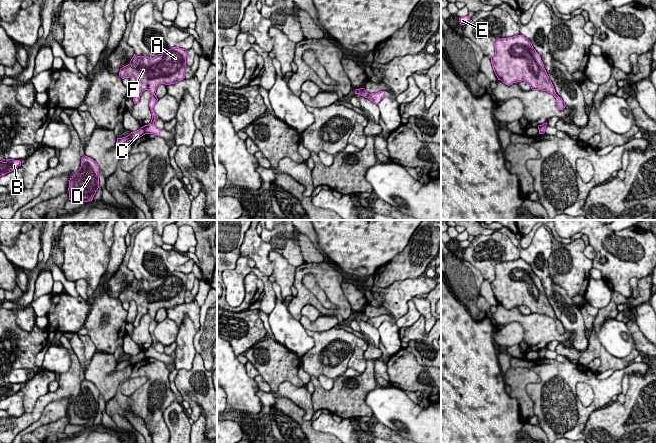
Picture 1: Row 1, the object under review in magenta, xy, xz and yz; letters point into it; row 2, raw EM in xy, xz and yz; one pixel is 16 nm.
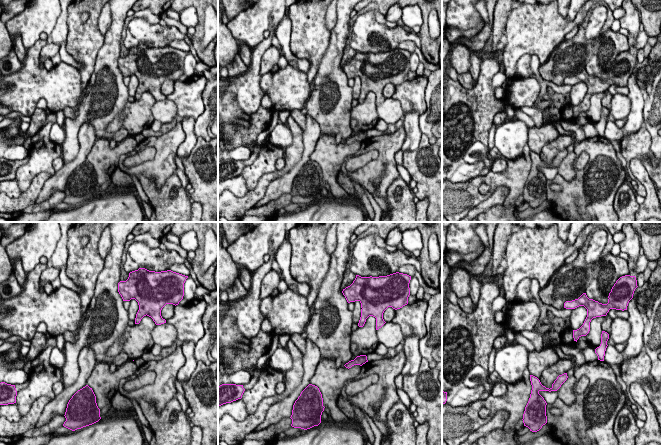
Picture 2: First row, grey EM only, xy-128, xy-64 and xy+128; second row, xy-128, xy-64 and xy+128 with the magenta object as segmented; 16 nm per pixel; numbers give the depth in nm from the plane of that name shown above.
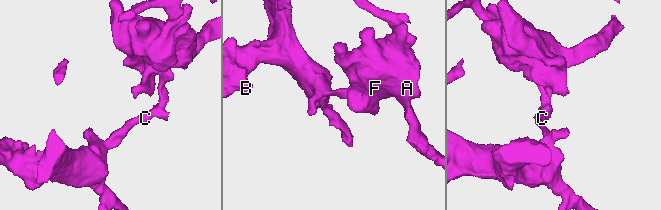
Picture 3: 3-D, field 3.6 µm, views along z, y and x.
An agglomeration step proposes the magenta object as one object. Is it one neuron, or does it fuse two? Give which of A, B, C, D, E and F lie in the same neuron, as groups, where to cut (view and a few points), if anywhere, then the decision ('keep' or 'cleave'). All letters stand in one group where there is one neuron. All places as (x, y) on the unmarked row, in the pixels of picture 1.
A E F / B C D; cut in xy along (143, 350), (143, 354), (146, 357); cleave

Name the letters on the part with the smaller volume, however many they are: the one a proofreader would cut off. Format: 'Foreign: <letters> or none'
Foreign: A, E, F

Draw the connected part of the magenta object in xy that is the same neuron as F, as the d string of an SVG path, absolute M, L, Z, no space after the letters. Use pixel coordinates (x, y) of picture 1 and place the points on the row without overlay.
M173 271L153 282L148 280L137 280L134 278L130 287L122 291L119 300L124 302L135 301L137 305L137 316L133 326L138 327L143 315L149 314L152 318L149 330L152 343L148 349L143 350L146 358L160 360L160 353L154 349L158 340L153 332L158 322L155 317L161 308L175 308L185 302L187 275L183 272Z

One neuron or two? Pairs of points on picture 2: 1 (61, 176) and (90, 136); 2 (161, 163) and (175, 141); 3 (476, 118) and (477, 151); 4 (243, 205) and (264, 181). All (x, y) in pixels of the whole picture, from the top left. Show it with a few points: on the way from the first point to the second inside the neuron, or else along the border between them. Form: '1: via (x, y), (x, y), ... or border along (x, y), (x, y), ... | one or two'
1: via (71, 166), (82, 155), (85, 146) | one
2: via (164, 158), (166, 150), (170, 146) | one
3: border along (488, 144), (475, 141), (462, 156) | two
4: via (249, 200), (261, 187) | one

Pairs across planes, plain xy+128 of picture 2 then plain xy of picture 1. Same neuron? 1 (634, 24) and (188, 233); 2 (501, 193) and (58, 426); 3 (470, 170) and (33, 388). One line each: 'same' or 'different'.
1: same
2: different
3: different

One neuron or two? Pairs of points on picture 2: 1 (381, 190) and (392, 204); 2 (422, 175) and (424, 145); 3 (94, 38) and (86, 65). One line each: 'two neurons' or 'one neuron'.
1: two neurons
2: one neuron
3: one neuron

